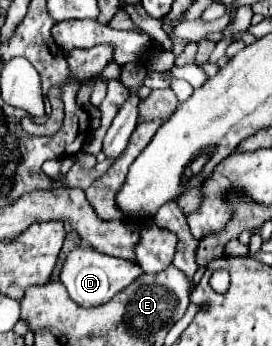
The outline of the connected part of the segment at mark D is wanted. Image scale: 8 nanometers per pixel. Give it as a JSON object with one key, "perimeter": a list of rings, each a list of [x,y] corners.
{"perimeter":[[[73,248],[67,258],[65,264],[61,268],[61,282],[65,284],[69,296],[85,308],[101,306],[105,302],[109,302],[117,292],[121,292],[123,288],[127,288],[137,276],[141,276],[139,264],[127,262],[123,258],[111,258],[107,254],[101,254],[93,248]]]}

